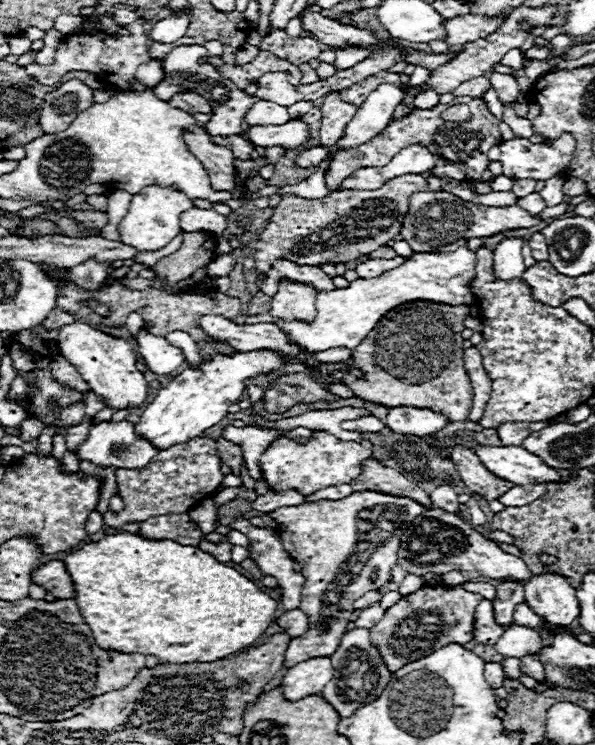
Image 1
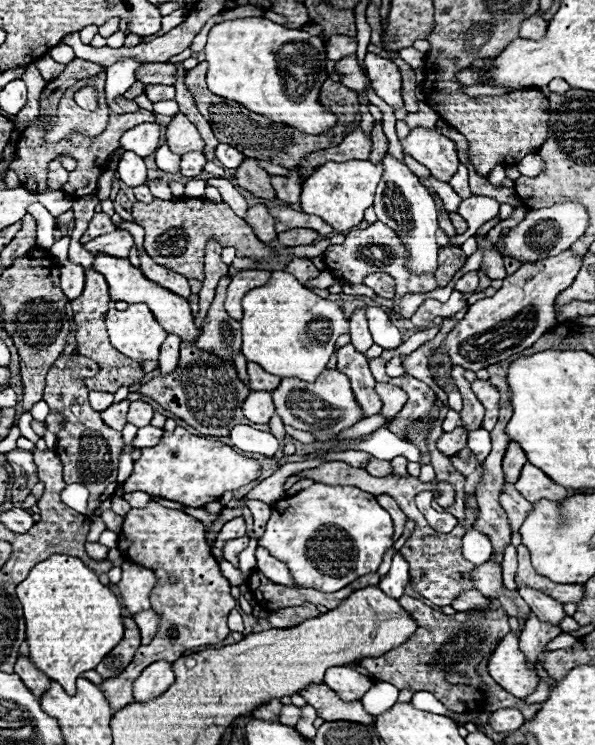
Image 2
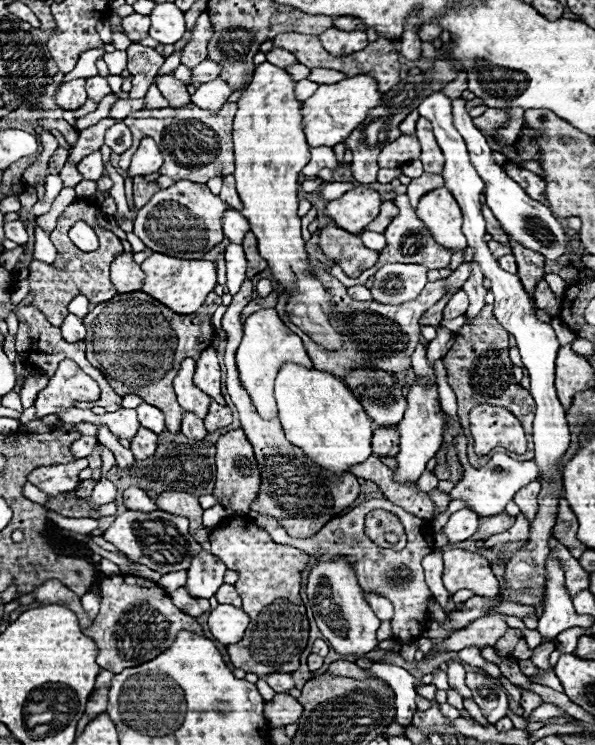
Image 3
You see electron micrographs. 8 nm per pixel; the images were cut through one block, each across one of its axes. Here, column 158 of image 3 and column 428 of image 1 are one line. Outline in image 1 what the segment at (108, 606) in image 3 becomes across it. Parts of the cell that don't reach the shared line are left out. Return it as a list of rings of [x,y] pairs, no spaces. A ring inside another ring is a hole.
[[[424,586],[410,596],[404,596],[400,602],[386,610],[380,624],[370,630],[370,640],[378,646],[386,668],[390,672],[396,672],[404,664],[428,656],[444,644],[456,642],[466,646],[472,640],[474,612],[480,600],[480,594],[466,592],[462,590],[462,586]]]

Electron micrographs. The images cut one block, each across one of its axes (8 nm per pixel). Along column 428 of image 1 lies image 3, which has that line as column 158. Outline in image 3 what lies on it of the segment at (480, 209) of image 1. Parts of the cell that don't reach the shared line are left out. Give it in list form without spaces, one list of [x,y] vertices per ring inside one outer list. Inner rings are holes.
[[[178,180],[170,188],[156,192],[150,202],[138,210],[134,220],[134,234],[146,244],[146,248],[152,248],[154,252],[200,260],[206,252],[224,240],[220,226],[220,214],[224,210],[228,210],[228,206],[218,196],[214,196],[206,184]]]

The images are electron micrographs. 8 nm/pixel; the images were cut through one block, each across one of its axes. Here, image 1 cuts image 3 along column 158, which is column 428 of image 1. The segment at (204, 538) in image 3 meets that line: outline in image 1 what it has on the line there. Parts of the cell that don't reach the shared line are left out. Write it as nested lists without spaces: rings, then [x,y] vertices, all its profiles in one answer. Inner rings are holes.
[[[370,458],[370,460],[364,462],[362,476],[356,478],[356,480],[352,480],[350,486],[356,492],[360,492],[364,488],[372,488],[374,492],[388,492],[392,496],[408,496],[410,500],[420,500],[420,504],[424,504],[426,508],[432,506],[430,496],[422,488],[418,488],[416,484],[412,484],[406,476],[402,476],[394,468],[382,466],[374,458]]]

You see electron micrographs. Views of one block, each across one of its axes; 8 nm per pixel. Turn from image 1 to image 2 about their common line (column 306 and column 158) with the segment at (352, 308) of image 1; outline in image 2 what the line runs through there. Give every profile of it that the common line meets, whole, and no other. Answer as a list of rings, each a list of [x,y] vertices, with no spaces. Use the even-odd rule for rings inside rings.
[[[130,304],[128,310],[110,308],[106,326],[112,346],[132,360],[156,360],[164,336],[168,336],[154,320],[146,304]]]

